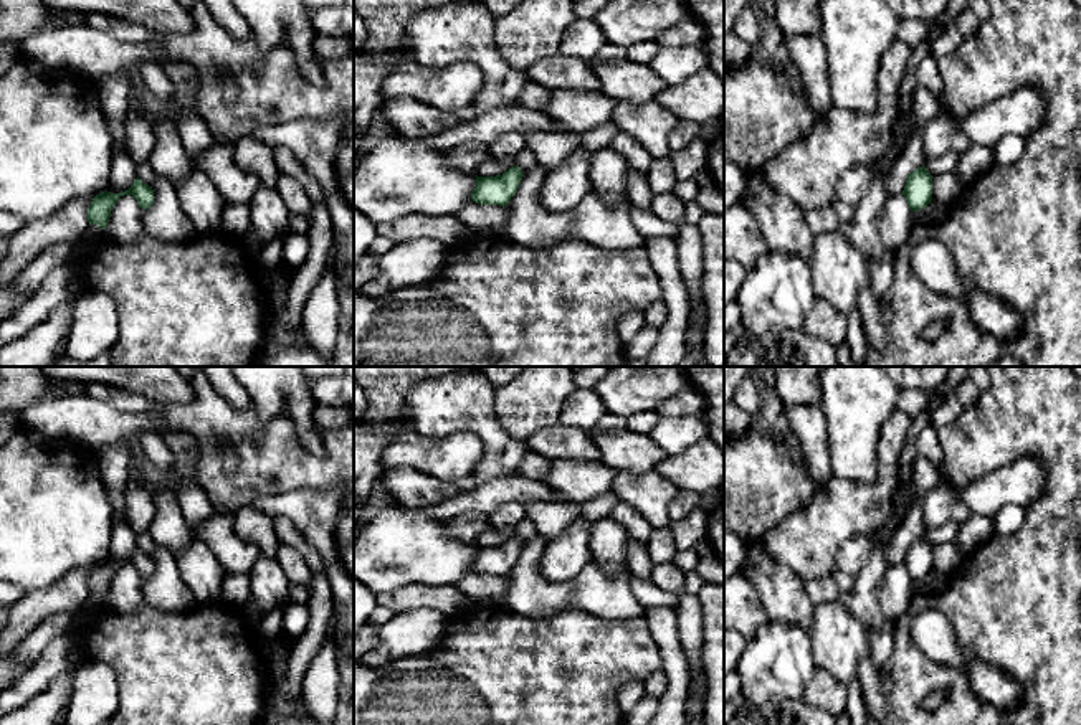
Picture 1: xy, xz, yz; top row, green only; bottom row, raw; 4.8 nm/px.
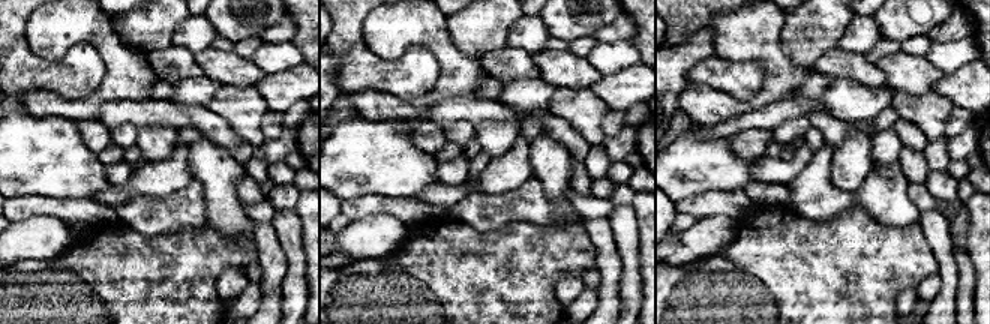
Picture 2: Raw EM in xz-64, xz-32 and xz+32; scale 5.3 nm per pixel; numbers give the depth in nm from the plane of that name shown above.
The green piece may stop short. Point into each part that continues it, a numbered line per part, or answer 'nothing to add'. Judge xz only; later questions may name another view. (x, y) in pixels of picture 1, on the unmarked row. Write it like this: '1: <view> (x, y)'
nothing to add

